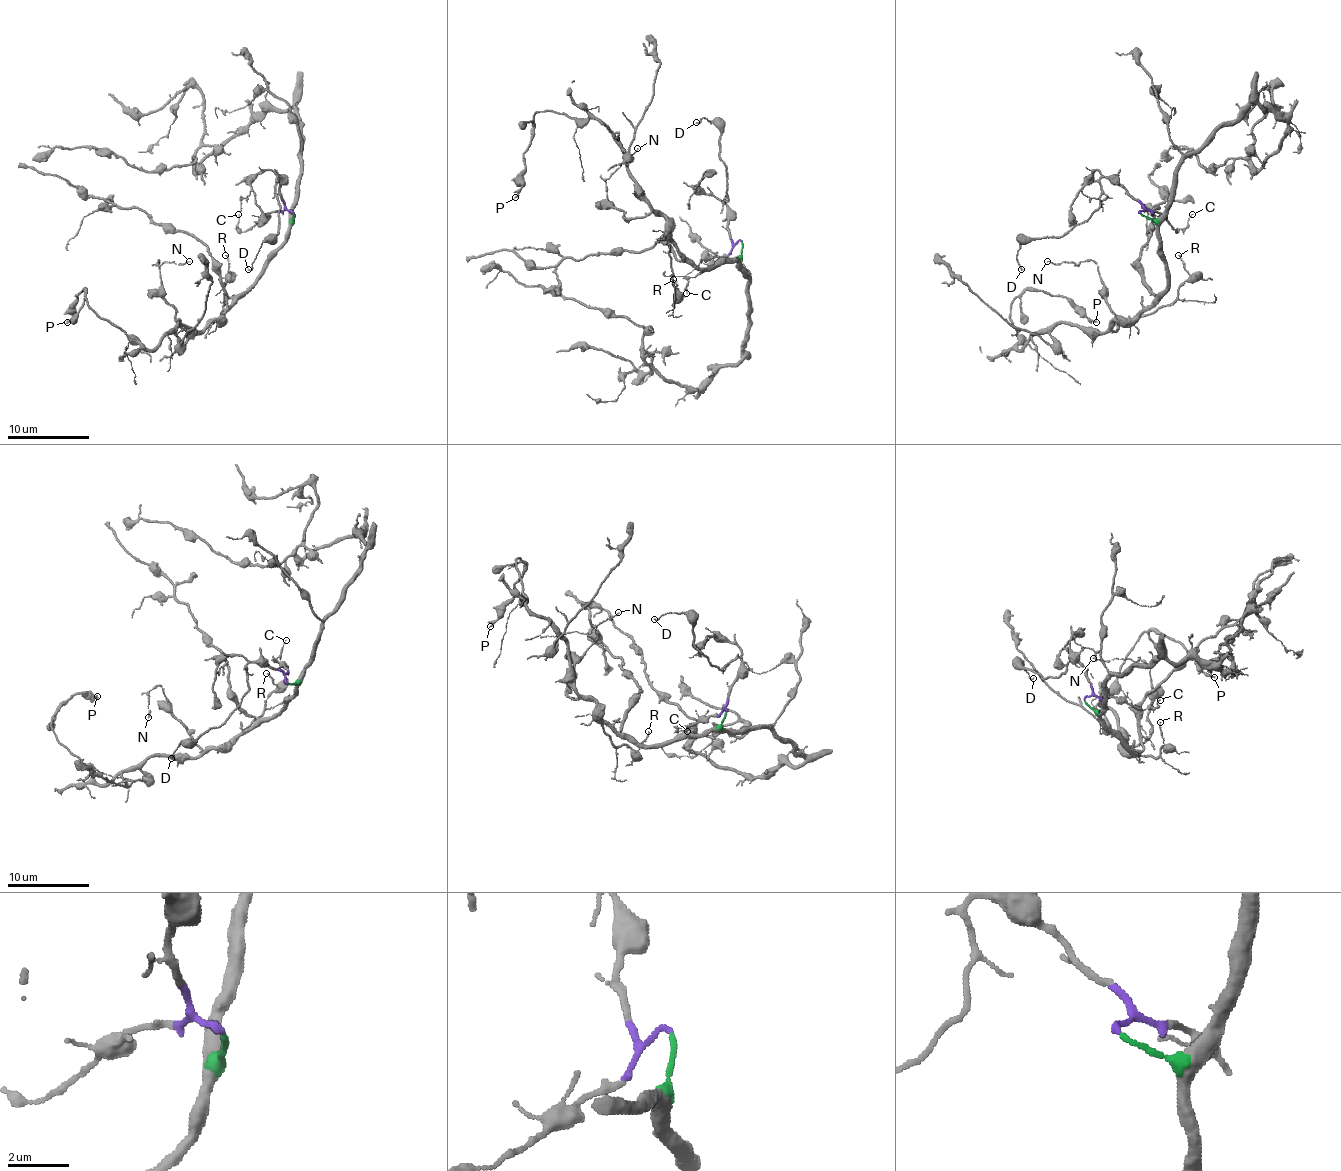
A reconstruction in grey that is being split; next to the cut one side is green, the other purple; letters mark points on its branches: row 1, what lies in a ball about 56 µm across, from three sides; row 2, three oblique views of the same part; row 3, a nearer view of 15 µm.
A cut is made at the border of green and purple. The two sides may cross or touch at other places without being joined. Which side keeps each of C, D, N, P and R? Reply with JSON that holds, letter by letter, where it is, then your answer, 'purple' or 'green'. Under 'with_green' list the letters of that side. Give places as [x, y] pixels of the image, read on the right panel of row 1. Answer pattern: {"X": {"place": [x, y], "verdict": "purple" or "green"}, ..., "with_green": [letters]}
{"C": {"place": [1192, 214], "verdict": "purple"}, "D": {"place": [1021, 269], "verdict": "purple"}, "N": {"place": [1047, 261], "verdict": "green"}, "P": {"place": [1096, 322], "verdict": "green"}, "R": {"place": [1178, 255], "verdict": "green"}, "with_green": ["N", "P", "R"]}

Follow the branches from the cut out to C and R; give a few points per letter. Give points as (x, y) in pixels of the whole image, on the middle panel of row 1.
C: (742, 241), (691, 278), (685, 288), (687, 294)
R: (742, 241), (734, 259), (712, 267), (697, 267), (671, 243), (677, 290), (673, 280)

